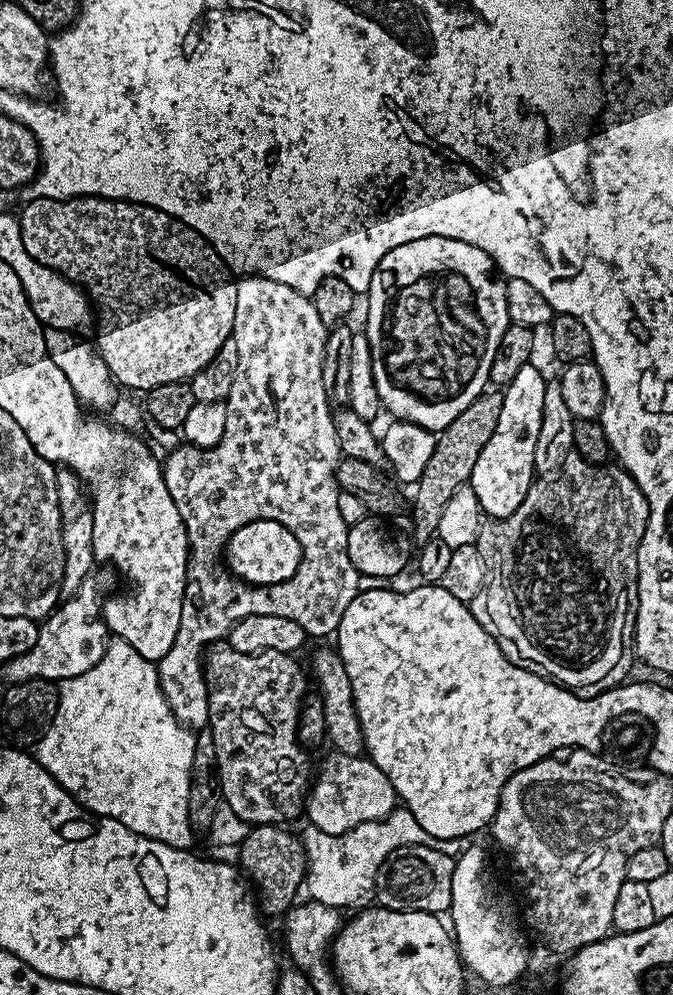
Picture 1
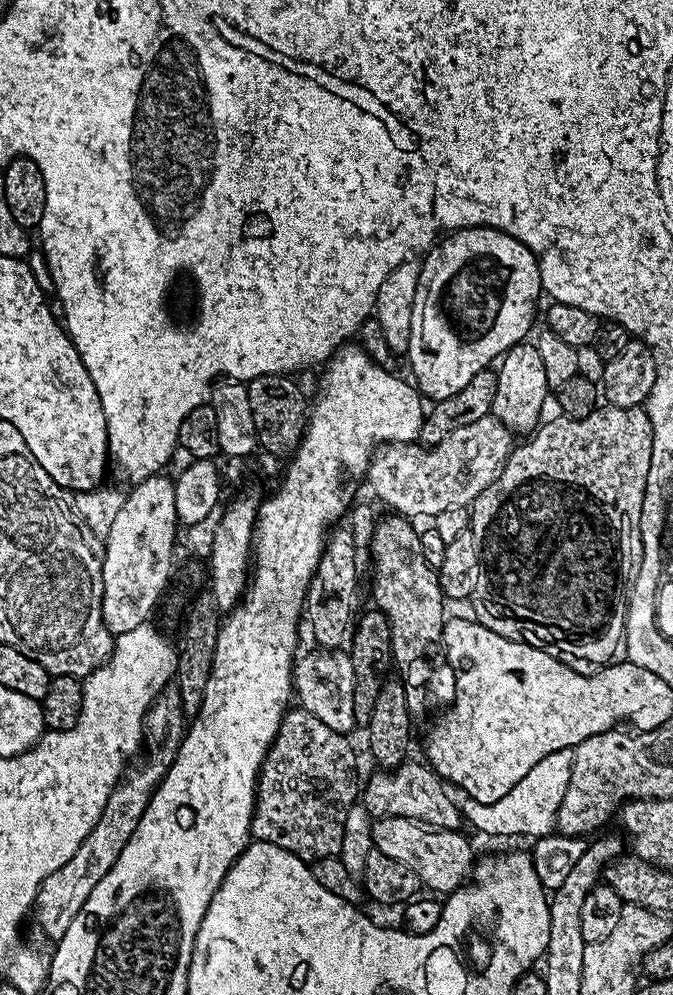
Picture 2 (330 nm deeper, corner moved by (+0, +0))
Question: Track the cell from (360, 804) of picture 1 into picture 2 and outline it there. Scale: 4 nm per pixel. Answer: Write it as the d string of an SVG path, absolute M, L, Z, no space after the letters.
M381 816L372 822L372 847L386 854L386 858L394 858L394 862L410 866L421 885L432 891L429 893L447 894L465 887L474 871L472 844L462 833L450 828L429 828L427 824L420 824L410 818Z

